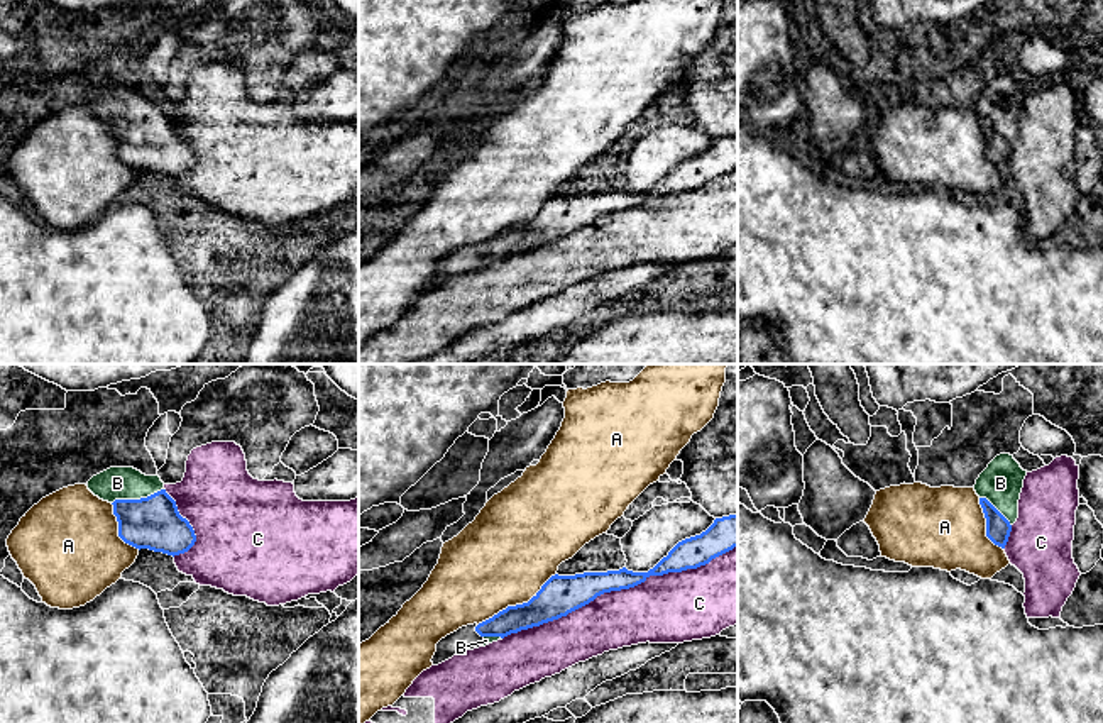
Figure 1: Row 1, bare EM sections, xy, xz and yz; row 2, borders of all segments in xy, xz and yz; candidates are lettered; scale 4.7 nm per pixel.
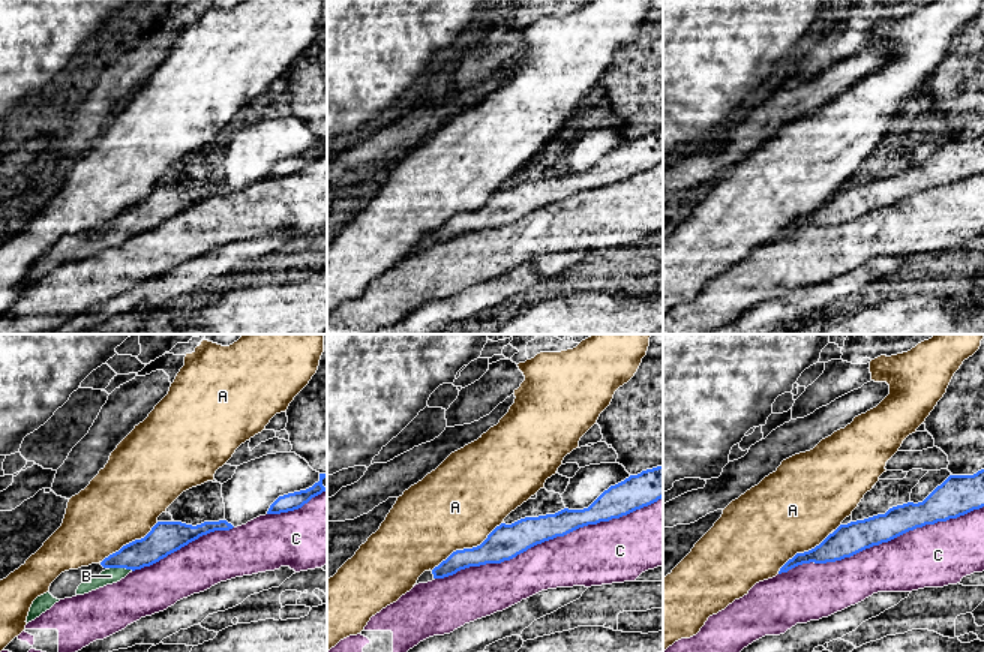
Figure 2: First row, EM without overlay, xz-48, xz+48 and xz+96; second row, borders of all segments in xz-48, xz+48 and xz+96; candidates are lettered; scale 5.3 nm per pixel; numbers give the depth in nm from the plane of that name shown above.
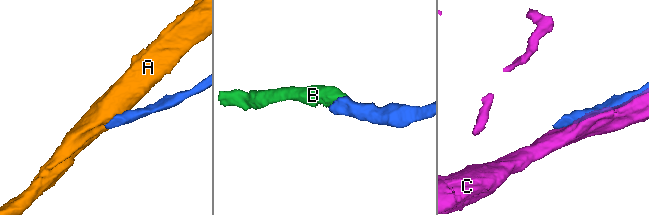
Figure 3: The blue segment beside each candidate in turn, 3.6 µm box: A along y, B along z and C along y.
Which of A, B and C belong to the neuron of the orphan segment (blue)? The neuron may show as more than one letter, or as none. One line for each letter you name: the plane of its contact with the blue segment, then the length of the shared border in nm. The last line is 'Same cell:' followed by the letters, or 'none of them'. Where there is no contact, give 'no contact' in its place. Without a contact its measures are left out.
B: xy | 260 nm
Same cell: B

